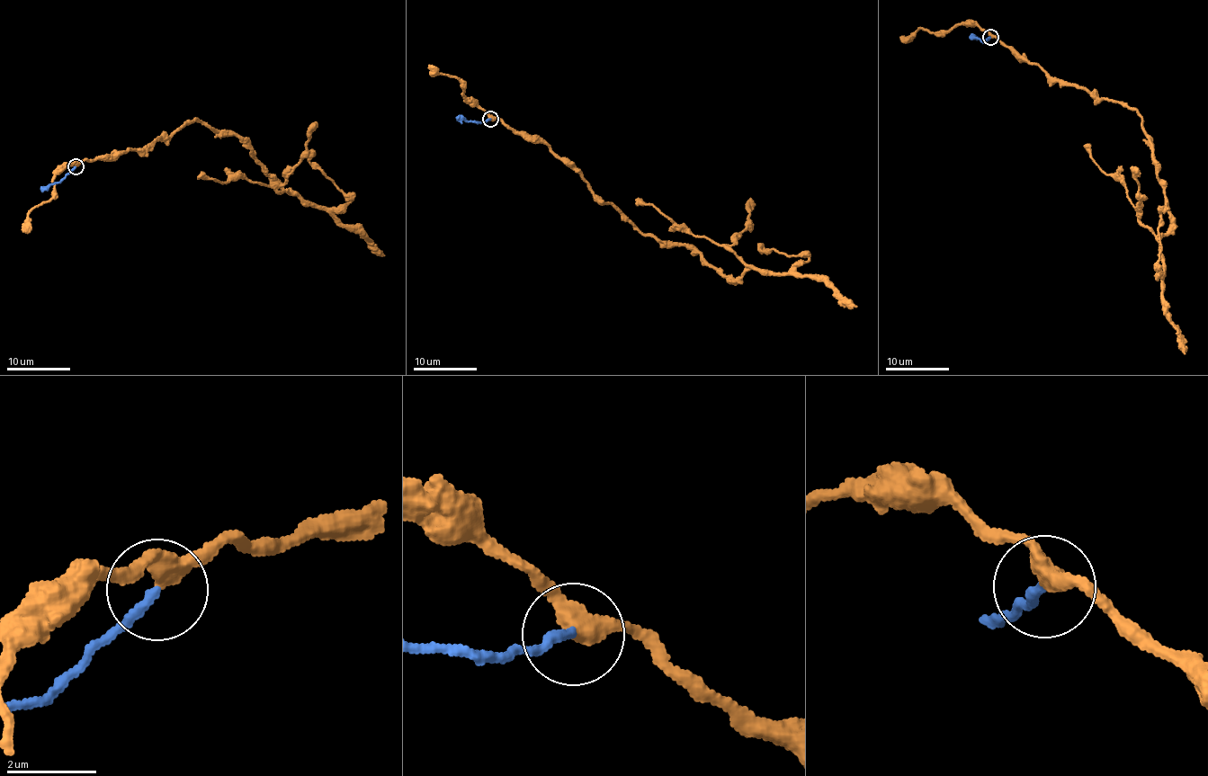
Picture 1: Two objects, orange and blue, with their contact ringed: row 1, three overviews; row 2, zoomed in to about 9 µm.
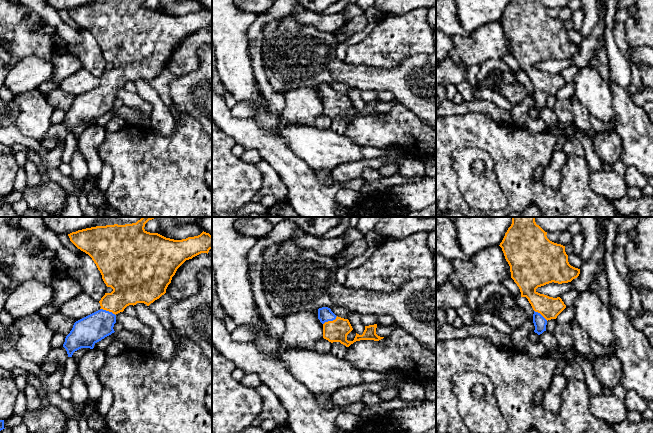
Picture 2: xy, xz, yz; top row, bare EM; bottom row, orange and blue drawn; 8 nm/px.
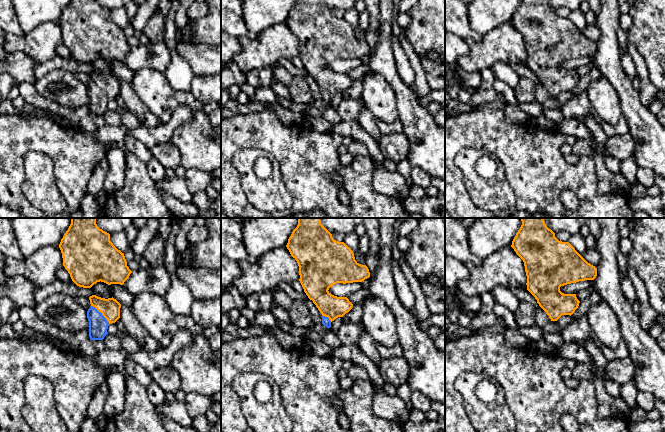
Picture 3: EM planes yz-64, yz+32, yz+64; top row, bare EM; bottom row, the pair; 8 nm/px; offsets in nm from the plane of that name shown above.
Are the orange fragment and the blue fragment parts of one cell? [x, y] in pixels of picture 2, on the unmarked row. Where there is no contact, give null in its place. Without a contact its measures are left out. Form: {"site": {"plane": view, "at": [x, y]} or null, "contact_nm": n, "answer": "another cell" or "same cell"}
{"site": {"plane": "xy", "at": [108, 86]}, "contact_nm": 140, "answer": "same cell"}

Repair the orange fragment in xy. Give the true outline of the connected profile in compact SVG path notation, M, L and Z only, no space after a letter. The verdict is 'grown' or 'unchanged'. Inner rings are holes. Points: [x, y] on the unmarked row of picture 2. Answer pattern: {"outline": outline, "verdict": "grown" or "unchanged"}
{"outline": "M114 0L68 10L70 17L92 34L106 62L113 65L101 74L101 84L98 87L74 99L63 120L68 133L72 133L81 124L93 125L97 118L115 108L113 103L118 89L137 79L149 82L166 69L172 53L186 36L201 29L208 30L212 25L212 12L204 7L198 12L174 16L158 9L147 8L144 3L145 0Z", "verdict": "grown"}

